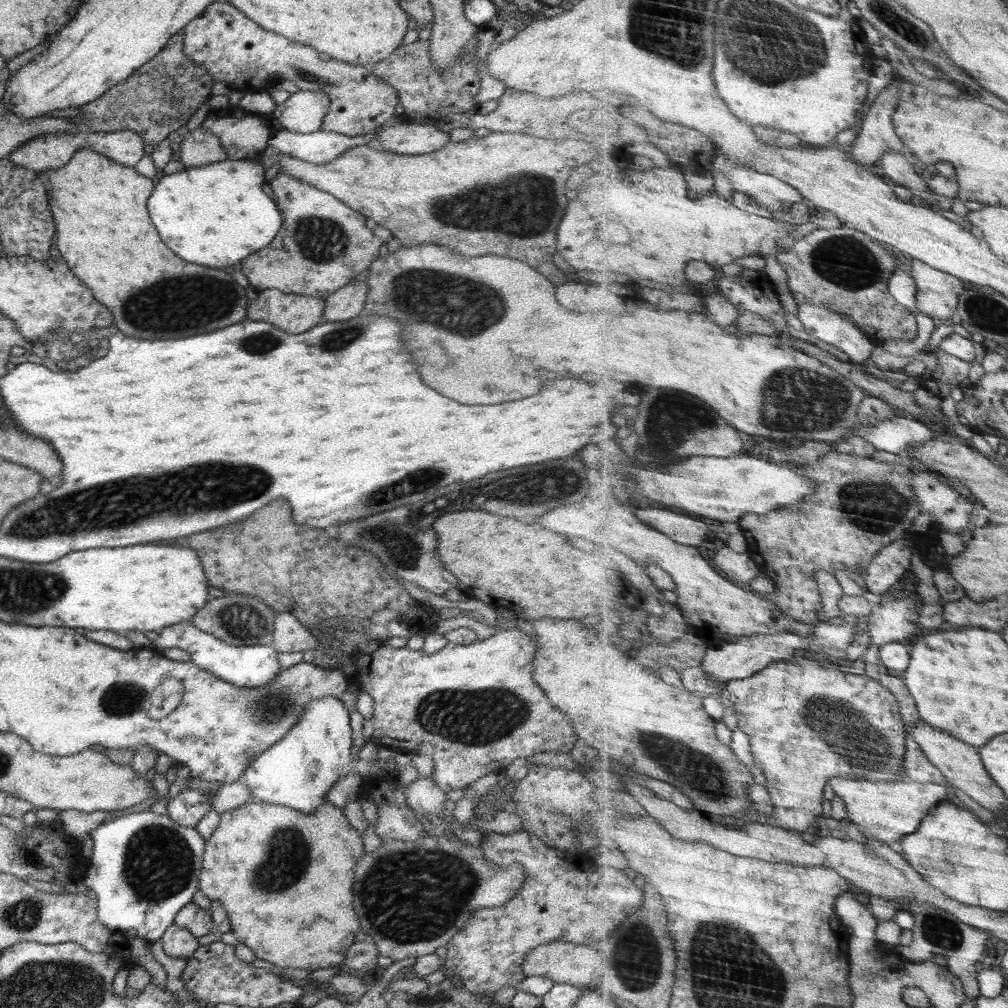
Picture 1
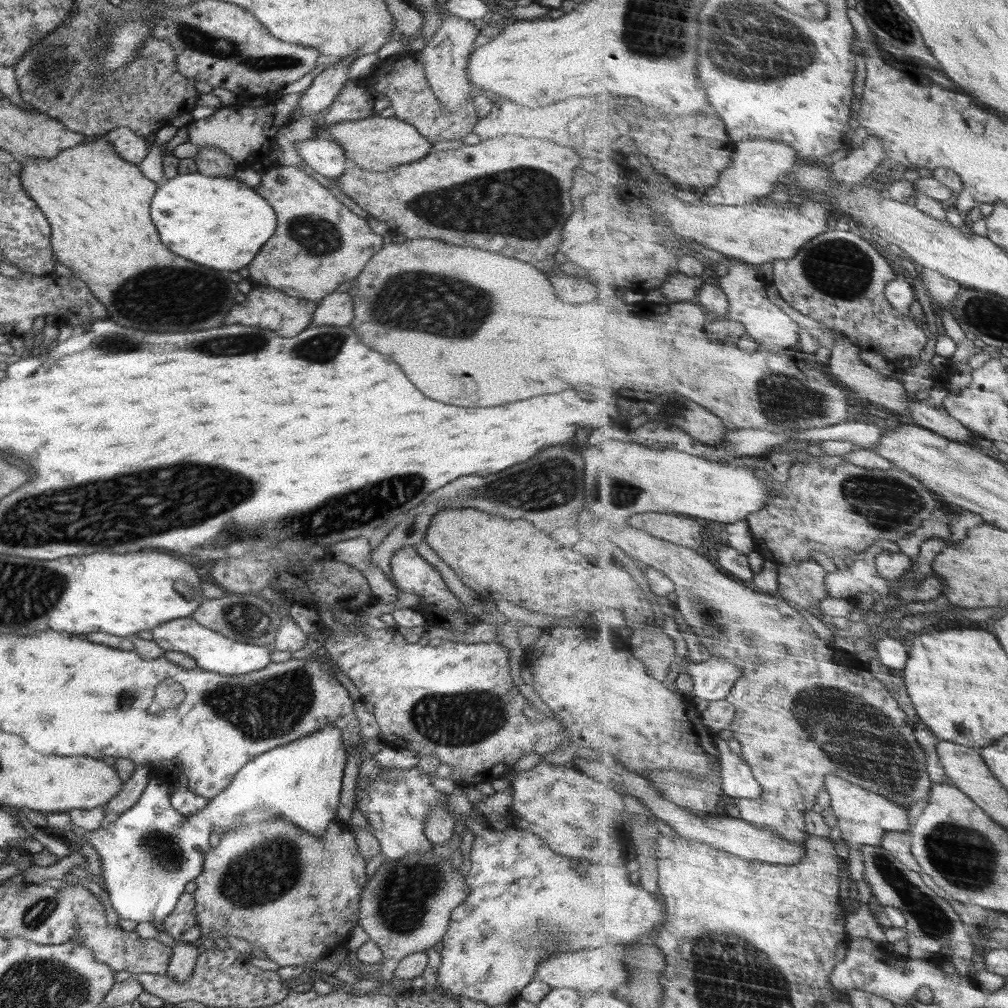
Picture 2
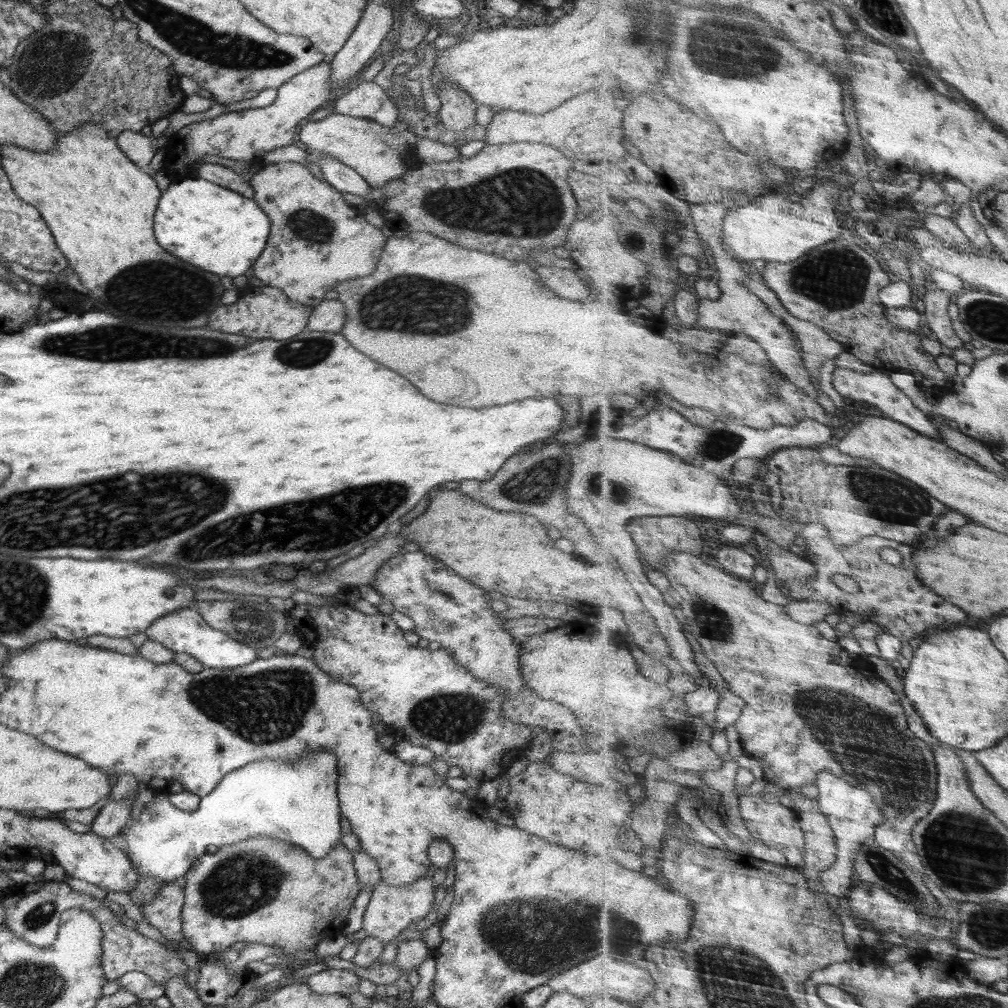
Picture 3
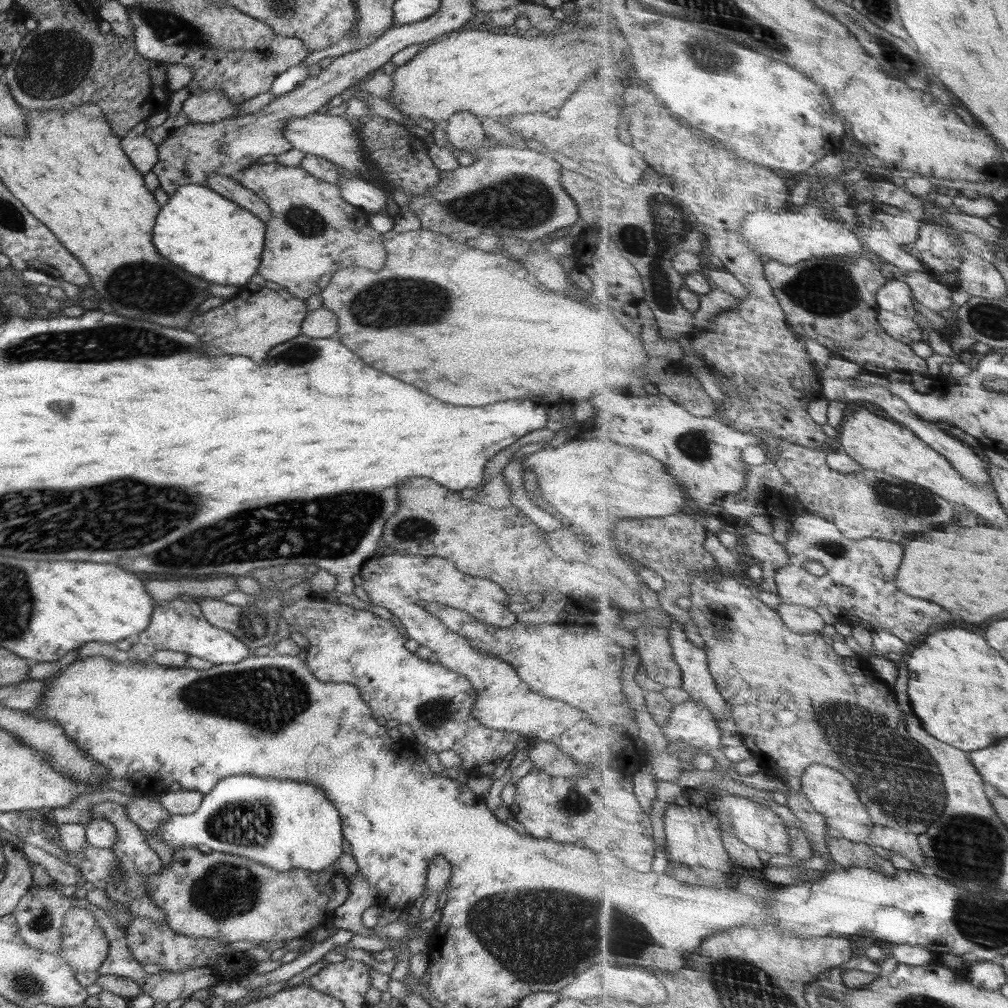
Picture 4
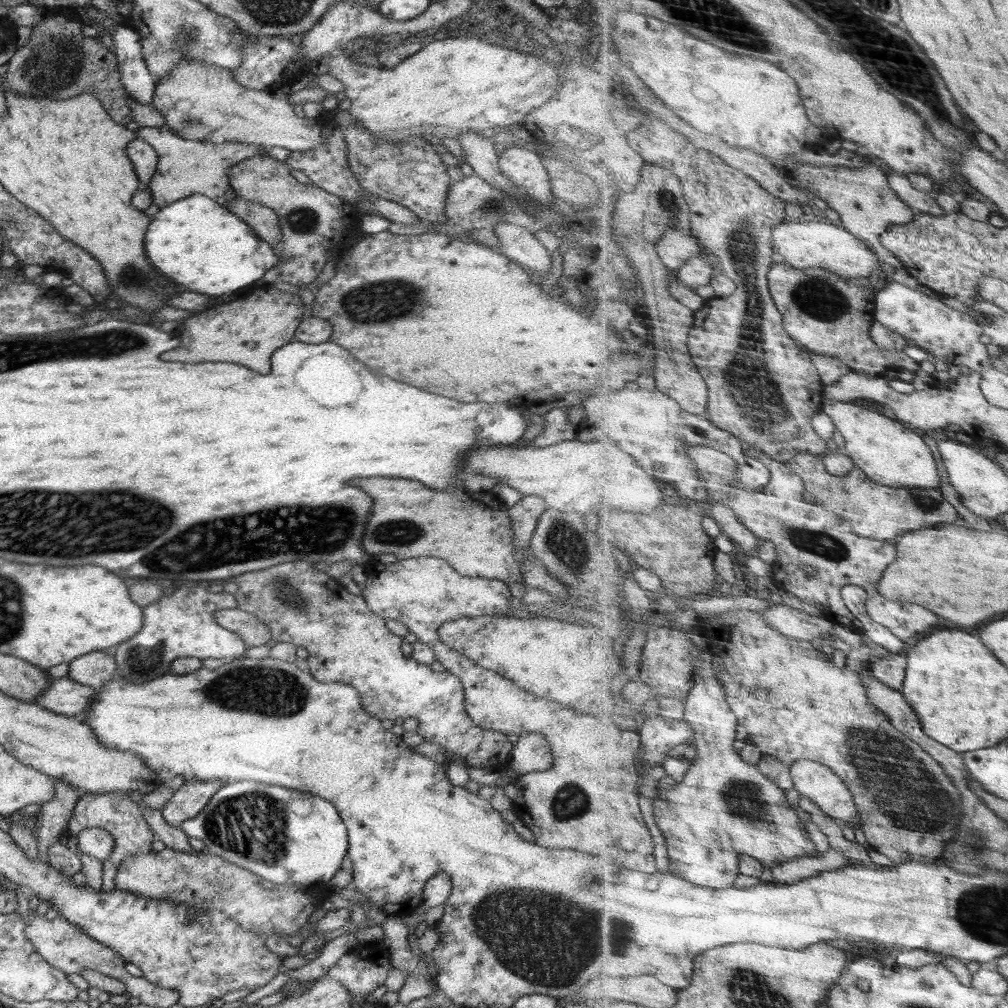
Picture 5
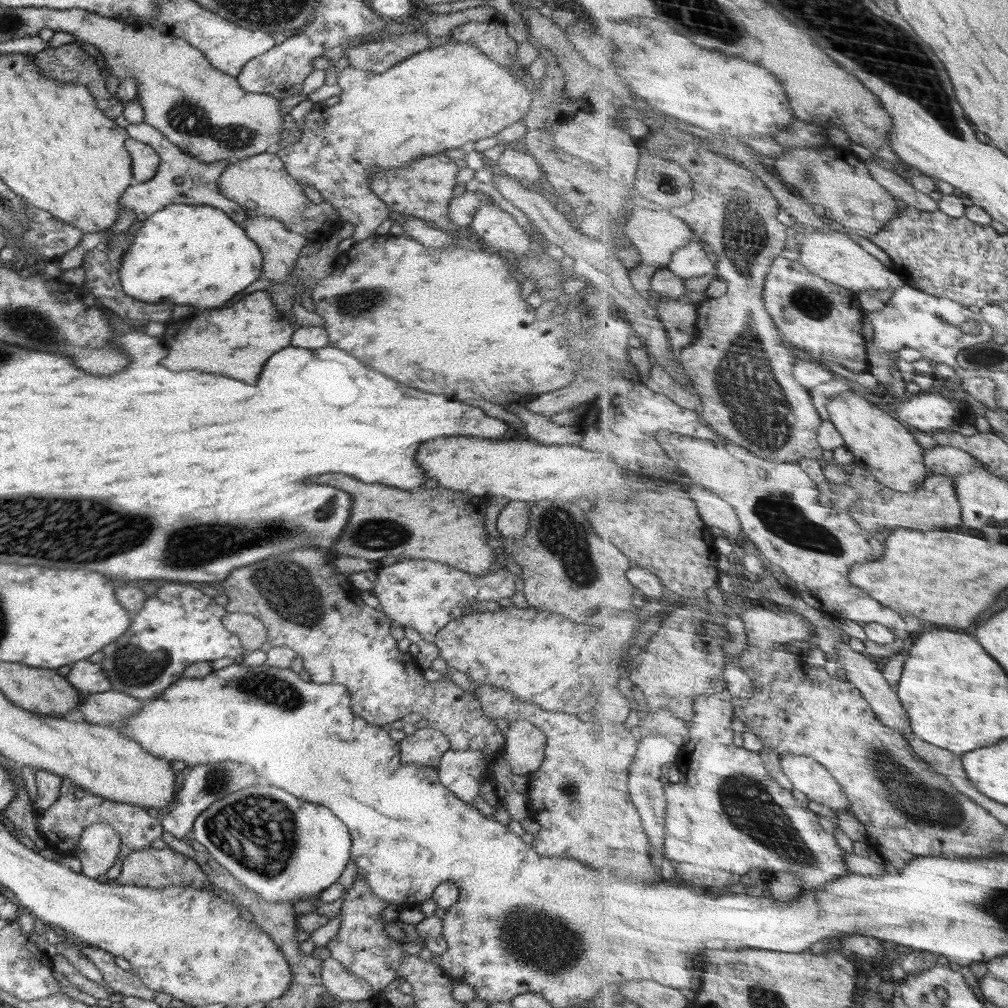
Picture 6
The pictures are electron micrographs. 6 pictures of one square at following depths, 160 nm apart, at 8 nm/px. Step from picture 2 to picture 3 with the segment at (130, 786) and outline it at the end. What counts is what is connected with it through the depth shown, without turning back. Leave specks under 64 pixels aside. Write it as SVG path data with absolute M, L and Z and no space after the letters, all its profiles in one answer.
M129 798L116 802L110 800L100 809L92 824L89 825L89 832L110 840L119 836L125 825L130 823L132 802L134 800Z

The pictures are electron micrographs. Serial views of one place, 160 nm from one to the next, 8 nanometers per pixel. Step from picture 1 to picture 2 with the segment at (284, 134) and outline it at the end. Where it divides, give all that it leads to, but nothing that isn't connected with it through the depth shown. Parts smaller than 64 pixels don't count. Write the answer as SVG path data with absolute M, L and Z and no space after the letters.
M315 135L297 144L302 160L326 178L340 178L346 172L344 149L333 140Z

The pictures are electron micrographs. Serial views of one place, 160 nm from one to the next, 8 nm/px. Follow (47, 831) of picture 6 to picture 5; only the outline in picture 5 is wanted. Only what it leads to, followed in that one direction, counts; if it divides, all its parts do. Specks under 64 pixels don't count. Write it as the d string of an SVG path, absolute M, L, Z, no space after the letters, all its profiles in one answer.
M86 793L76 806L68 821L67 827L64 829L67 834L78 834L81 830L87 828L101 828L112 835L116 840L116 856L114 856L114 874L122 860L128 856L144 856L153 852L151 849L152 841L155 840L155 834L150 825L142 816L143 808L140 804L132 802L131 798L124 793L107 793L107 794L89 794Z

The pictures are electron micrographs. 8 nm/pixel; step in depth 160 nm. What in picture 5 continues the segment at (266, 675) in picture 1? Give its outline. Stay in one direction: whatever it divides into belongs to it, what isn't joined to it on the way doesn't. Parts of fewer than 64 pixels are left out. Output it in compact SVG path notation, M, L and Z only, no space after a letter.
M200 586L180 588L170 596L164 595L158 602L145 606L142 609L142 630L116 645L117 654L113 656L117 664L116 675L132 684L142 684L169 672L171 662L177 658L233 660L244 657L248 649L245 642L235 632L222 628L216 622L215 612L220 607L236 608L233 594L214 594Z

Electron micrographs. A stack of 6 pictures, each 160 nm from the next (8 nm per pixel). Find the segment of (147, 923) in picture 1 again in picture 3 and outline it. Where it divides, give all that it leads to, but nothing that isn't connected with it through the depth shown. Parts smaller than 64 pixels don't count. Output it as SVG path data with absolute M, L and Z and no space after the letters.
M318 752L318 753L308 753L304 759L300 759L300 761L296 761L296 763L280 763L278 761L272 760L260 760L257 762L252 762L239 768L238 770L234 769L232 772L229 772L222 778L221 782L218 782L218 786L210 792L210 794L206 794L206 797L202 797L199 800L198 808L195 811L184 811L176 808L169 800L168 800L168 792L155 792L154 800L152 802L148 802L144 805L144 809L142 810L138 821L130 822L130 828L122 830L122 837L126 838L126 856L128 856L128 860L132 862L132 865L135 866L136 872L138 873L138 880L135 884L135 888L131 890L130 894L134 894L134 902L140 905L142 908L144 904L153 901L155 894L159 891L159 888L164 883L172 883L176 878L180 878L180 876L185 876L186 871L188 869L192 869L191 866L198 860L200 856L203 856L207 853L208 846L217 846L224 847L233 845L235 842L242 842L243 840L248 840L249 838L256 838L257 836L269 836L270 838L277 838L277 840L283 840L283 842L289 842L290 844L295 844L299 846L299 848L304 848L306 853L310 854L310 857L314 859L324 859L337 842L340 840L342 836L342 829L340 829L340 817L341 810L339 807L339 798L338 798L338 769L337 769L338 757L334 755L334 753L330 752Z

